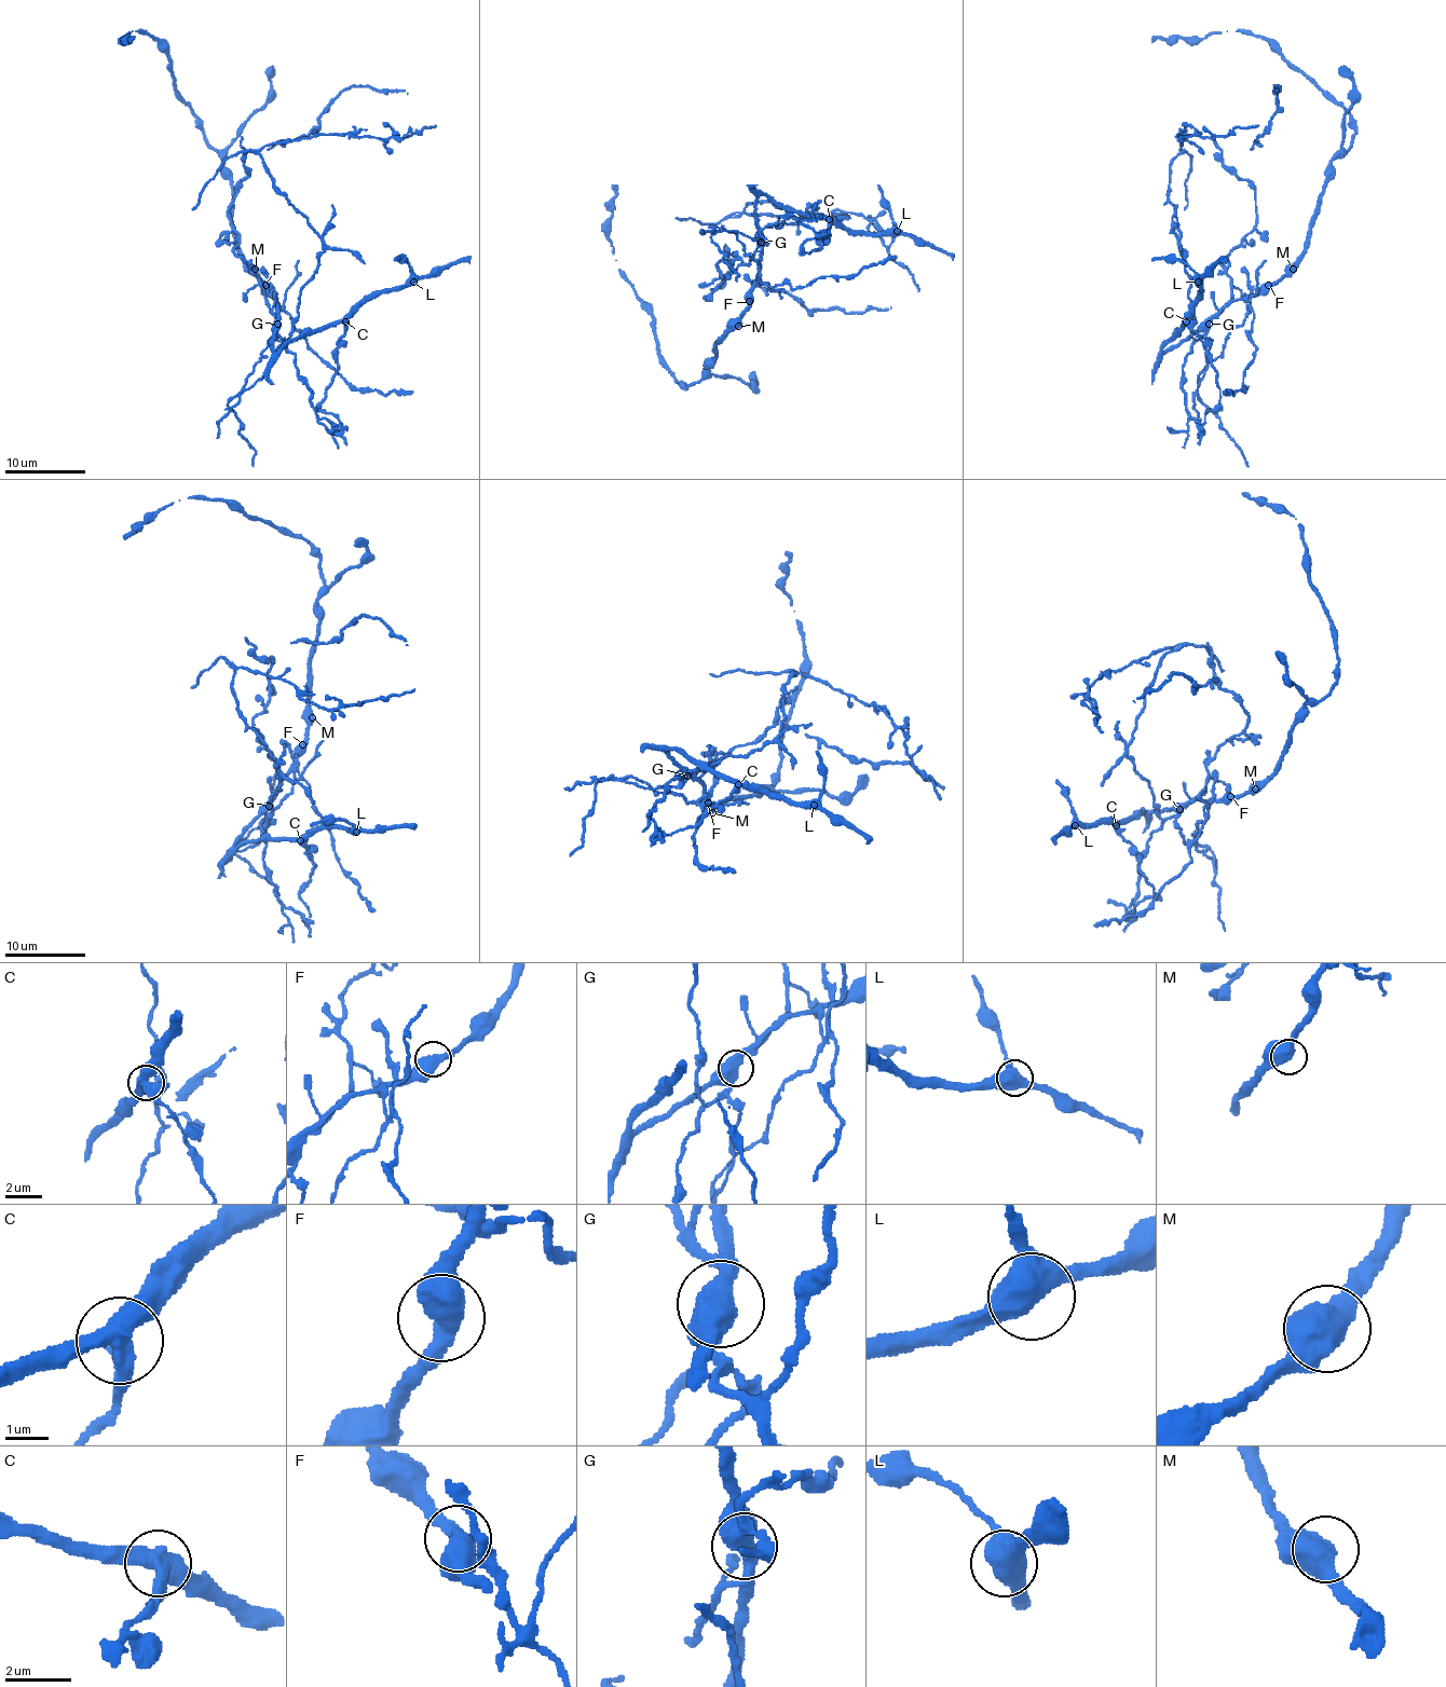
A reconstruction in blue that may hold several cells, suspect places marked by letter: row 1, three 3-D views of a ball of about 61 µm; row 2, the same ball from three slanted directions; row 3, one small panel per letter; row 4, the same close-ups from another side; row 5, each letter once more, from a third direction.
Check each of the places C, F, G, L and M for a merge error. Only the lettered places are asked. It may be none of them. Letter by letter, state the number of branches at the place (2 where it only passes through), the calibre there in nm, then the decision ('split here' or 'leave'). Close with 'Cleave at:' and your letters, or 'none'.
C: 4 branches meet; 460 nm thick; split here
F: 2 branches meet; 550 nm thick; leave
G: 3 branches meet; 500 nm thick; split here
L: 3 branches meet; 480 nm thick; leave
M: 2 branches meet; 550 nm thick; leave
Cleave at: C, G

